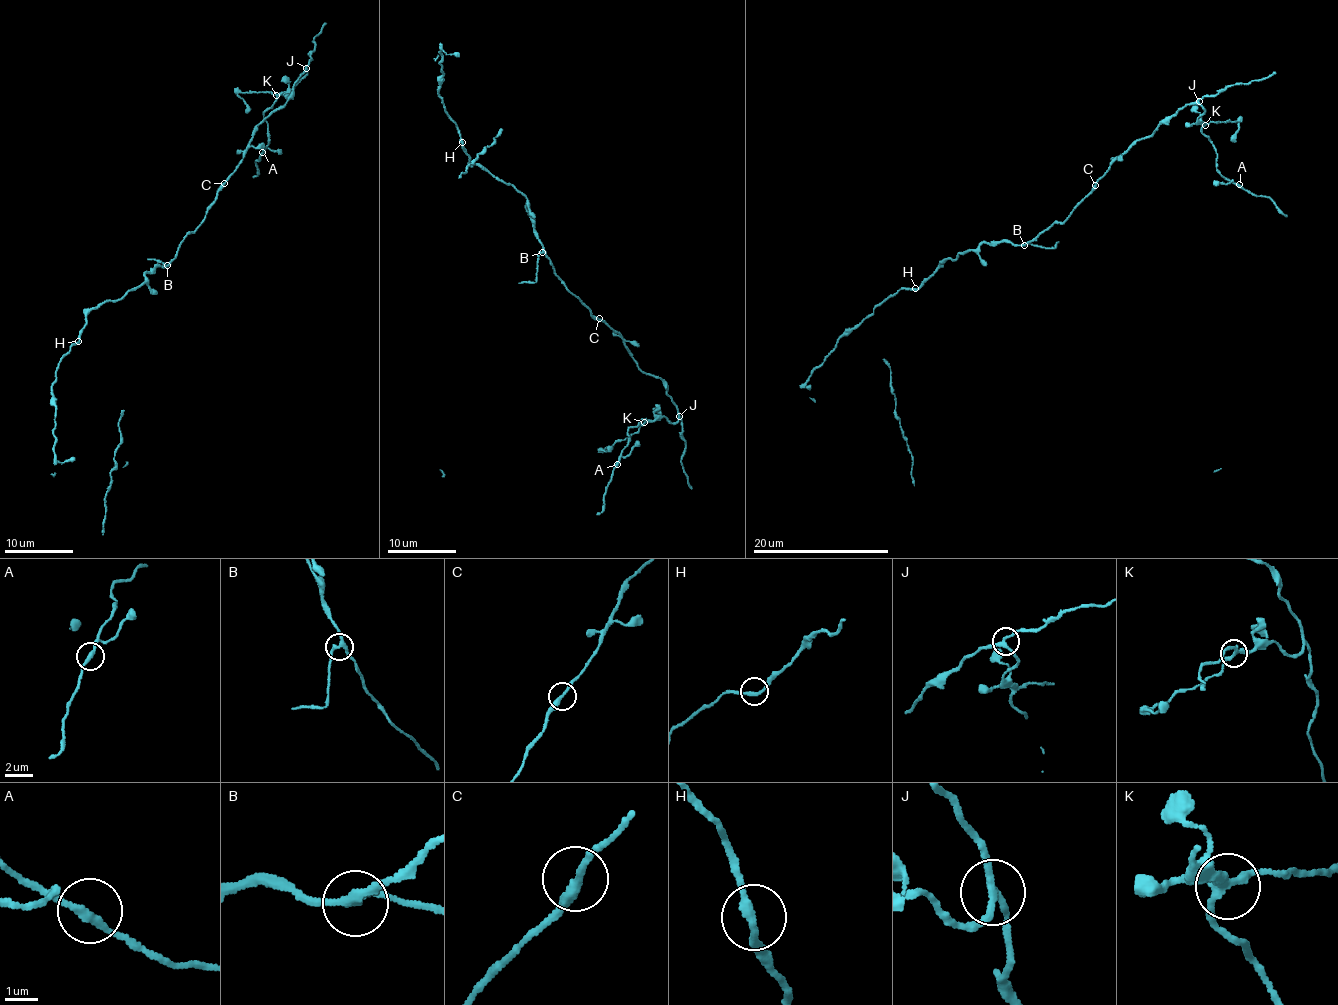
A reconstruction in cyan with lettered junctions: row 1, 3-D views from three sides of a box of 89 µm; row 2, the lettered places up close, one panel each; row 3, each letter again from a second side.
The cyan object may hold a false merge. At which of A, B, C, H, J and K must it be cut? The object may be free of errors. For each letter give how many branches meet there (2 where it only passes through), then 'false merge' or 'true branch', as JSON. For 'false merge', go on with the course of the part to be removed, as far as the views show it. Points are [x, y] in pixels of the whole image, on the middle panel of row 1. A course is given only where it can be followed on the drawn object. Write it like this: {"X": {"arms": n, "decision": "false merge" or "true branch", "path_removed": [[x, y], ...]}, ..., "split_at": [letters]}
{"A": {"arms": 2, "decision": "true branch"}, "B": {"arms": 3, "decision": "false merge", "path_removed": [[542, 252], [538, 255], [536, 281], [518, 283]]}, "C": {"arms": 2, "decision": "true branch"}, "H": {"arms": 2, "decision": "true branch"}, "J": {"arms": 3, "decision": "true branch"}, "K": {"arms": 3, "decision": "true branch"}, "split_at": ["B"]}

